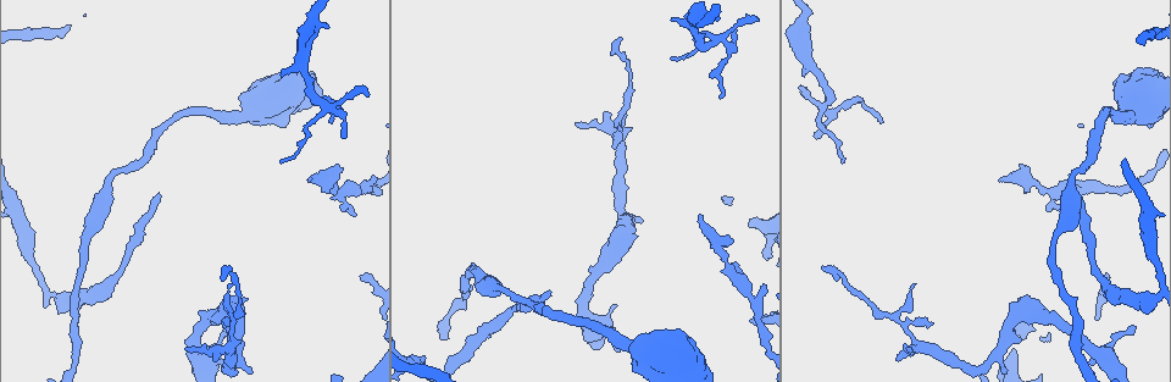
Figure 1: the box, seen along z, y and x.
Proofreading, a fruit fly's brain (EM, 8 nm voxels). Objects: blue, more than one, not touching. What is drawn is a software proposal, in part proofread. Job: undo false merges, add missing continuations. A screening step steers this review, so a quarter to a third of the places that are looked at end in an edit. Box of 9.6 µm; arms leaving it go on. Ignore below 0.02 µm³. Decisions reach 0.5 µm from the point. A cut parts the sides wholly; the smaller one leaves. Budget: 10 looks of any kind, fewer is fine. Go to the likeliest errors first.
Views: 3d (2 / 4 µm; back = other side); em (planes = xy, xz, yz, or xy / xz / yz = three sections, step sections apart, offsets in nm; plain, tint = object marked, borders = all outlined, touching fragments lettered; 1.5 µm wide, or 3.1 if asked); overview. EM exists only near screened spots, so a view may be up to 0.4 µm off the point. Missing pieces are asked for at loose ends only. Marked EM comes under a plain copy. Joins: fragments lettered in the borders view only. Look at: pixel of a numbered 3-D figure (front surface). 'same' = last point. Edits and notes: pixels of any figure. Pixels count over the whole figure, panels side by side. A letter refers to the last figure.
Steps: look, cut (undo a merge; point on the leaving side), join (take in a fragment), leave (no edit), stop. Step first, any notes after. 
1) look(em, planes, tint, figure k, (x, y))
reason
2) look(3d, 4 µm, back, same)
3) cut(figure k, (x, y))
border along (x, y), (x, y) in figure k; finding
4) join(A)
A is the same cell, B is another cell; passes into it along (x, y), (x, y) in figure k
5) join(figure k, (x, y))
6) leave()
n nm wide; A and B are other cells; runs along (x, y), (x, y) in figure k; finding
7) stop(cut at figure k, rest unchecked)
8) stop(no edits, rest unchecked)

look(em, xy, step 8, tint, figure 1, (577, 124))
branch stops here

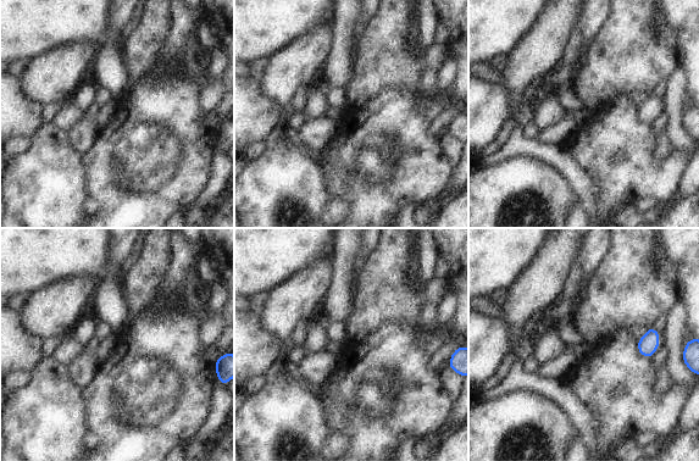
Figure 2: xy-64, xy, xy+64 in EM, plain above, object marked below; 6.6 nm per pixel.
look(em, xz, step 4, borders, same)
another direction

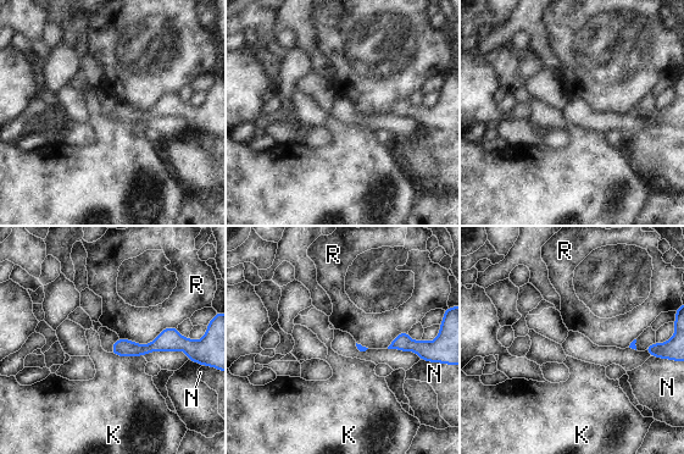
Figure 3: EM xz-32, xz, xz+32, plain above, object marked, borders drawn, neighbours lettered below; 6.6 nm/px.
leave()
R touches over 400 nm; K, N and R are other cells; no lettered fragment goes on from it

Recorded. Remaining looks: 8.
look(3d, 4 µm, figure 1, (355, 215))
tapers out

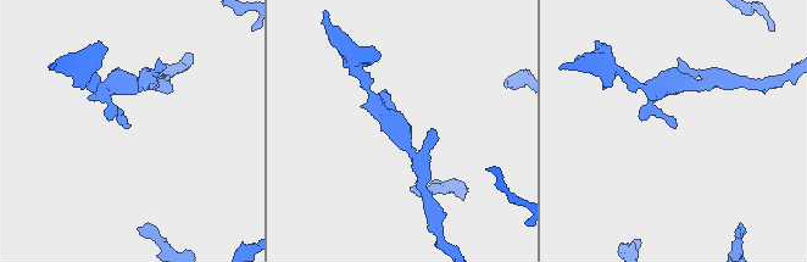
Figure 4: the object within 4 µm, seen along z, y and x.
look(em, planes, borders, figure 4, (672, 125))
need the tissue

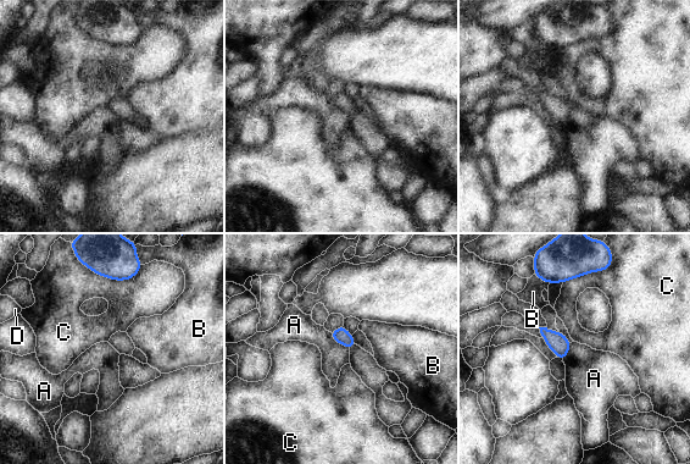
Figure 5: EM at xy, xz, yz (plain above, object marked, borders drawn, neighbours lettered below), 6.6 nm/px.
leave()
A, B, C and D are other cells; border along (329, 332), (335, 341), (349, 348) in figure 5; none of them fits

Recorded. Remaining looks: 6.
look(em, xz, step 4, tint, figure 1, (621, 37))

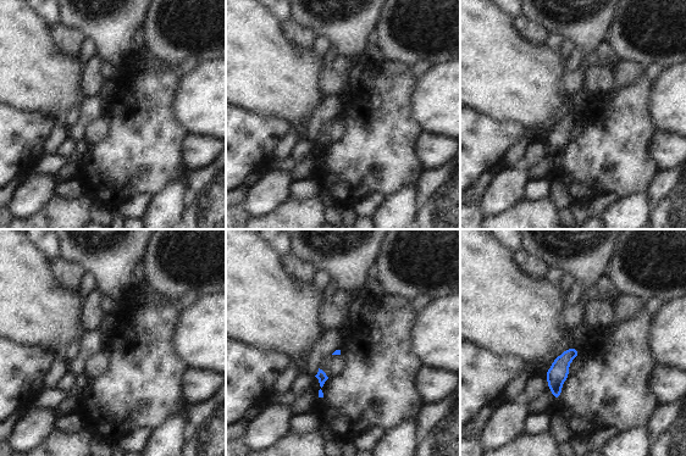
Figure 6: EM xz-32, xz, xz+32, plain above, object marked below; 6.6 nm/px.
look(em, planes, borders, same)

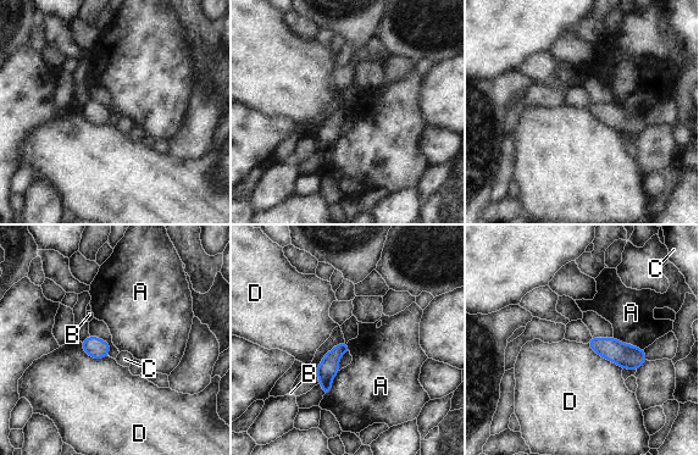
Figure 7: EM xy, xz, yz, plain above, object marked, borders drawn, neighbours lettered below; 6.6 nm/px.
leave()
110 nm wide; A, B, C and D are other cells; border along (340, 370), (325, 397) in figure 7; none of them fits

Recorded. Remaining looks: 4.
look(em, planes, borders, figure 1, (816, 139))
free end

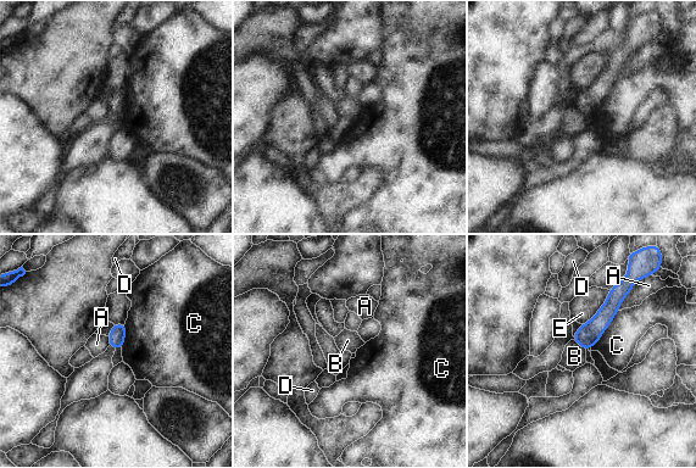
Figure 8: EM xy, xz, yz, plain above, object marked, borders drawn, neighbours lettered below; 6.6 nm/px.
leave()
A, B, C, D and E are other cells; runs along (622, 289), (603, 318), (582, 343) in figure 8; no lettered fragment goes on from it

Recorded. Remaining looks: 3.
stop(no edits, rest unchecked)

